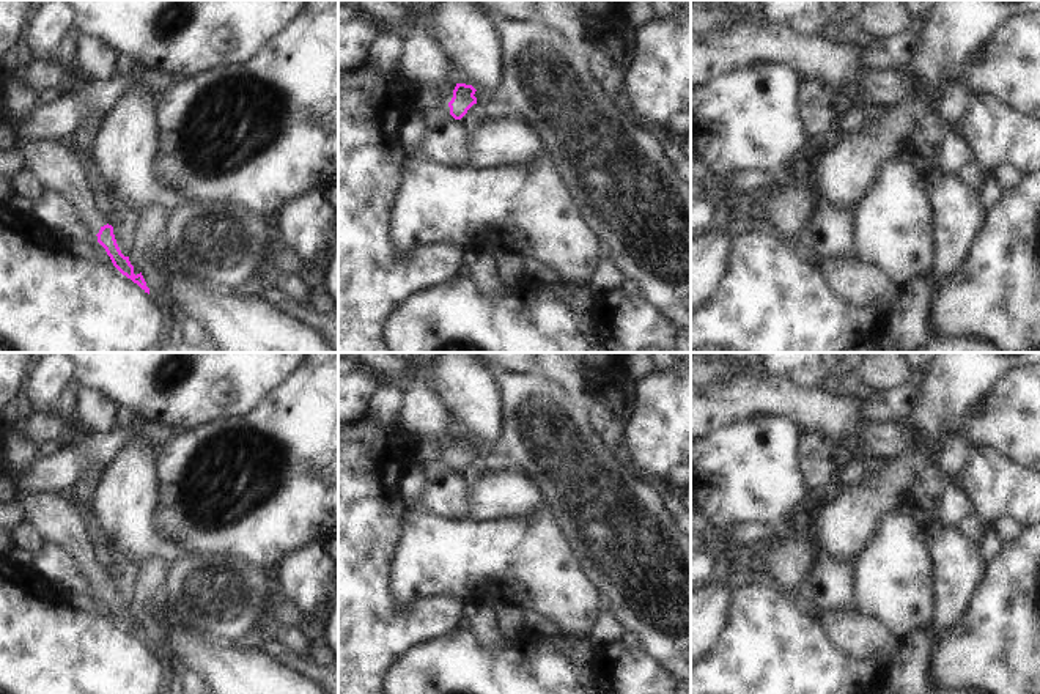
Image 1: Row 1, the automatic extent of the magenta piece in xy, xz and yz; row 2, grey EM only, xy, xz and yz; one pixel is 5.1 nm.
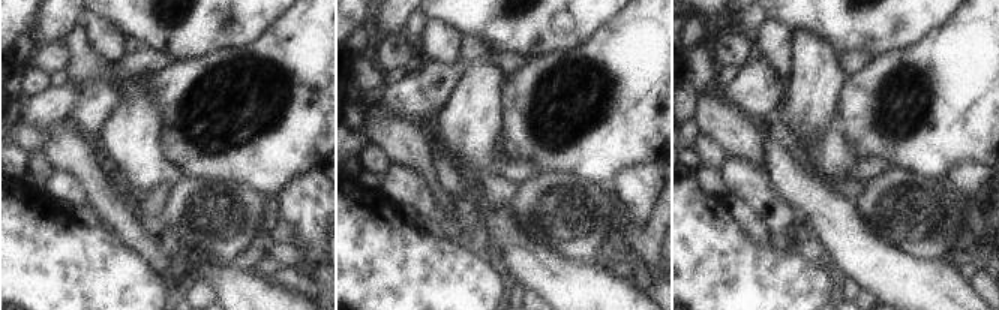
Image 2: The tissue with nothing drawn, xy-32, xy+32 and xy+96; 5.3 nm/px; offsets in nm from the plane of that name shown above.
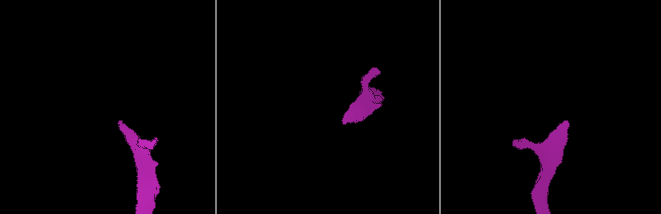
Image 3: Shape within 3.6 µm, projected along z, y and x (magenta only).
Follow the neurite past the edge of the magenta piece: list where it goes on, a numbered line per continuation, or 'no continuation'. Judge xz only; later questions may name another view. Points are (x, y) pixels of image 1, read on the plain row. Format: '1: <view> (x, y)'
no continuation.

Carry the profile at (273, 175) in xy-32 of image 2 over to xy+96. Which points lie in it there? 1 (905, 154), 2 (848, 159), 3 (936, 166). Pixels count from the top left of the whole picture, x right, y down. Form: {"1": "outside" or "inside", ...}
{"1": "inside", "2": "outside", "3": "inside"}

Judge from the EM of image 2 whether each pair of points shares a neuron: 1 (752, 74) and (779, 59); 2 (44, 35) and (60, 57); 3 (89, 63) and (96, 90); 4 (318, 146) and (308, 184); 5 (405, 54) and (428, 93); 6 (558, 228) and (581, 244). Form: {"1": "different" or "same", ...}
{"1": "different", "2": "different", "3": "same", "4": "different", "5": "different", "6": "same"}

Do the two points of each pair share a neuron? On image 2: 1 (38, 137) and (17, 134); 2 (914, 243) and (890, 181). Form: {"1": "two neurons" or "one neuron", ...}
{"1": "one neuron", "2": "one neuron"}

